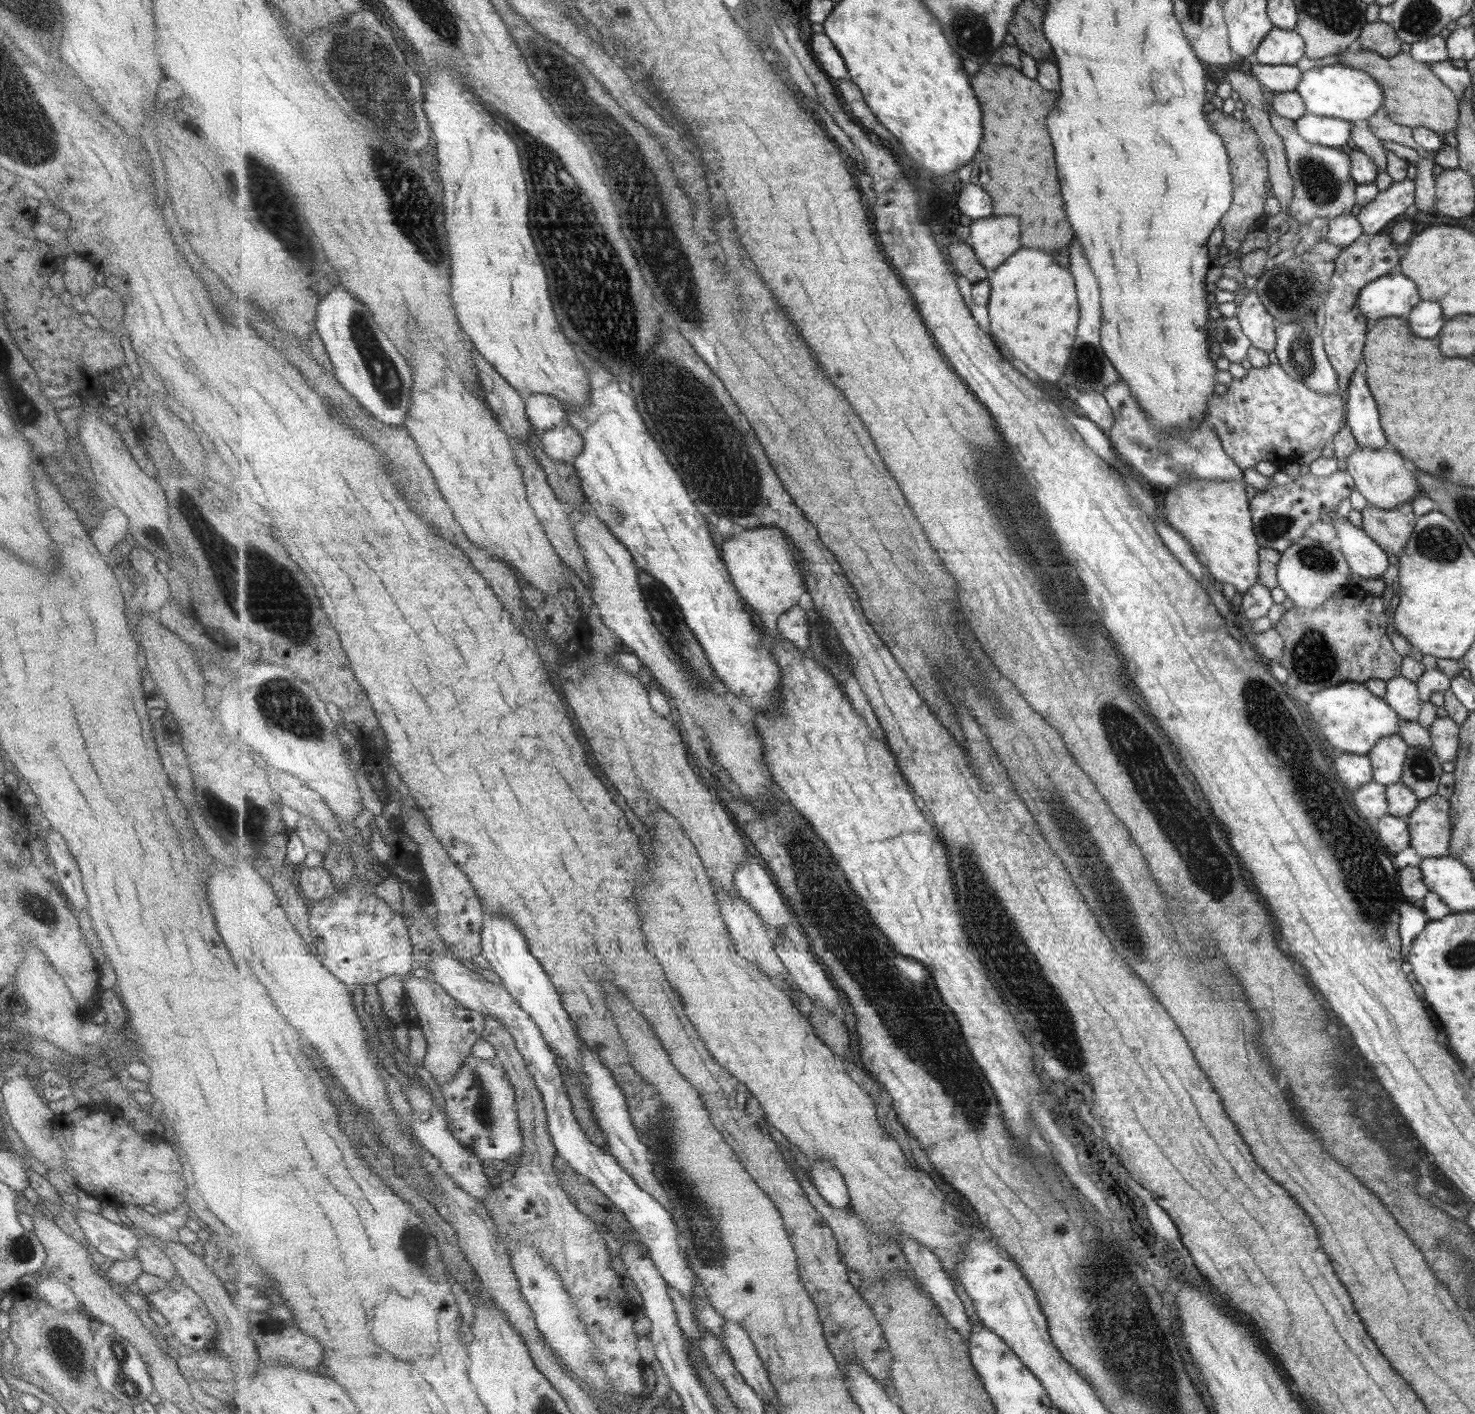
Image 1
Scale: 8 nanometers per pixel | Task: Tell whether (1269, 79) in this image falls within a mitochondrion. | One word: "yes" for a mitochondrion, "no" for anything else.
no

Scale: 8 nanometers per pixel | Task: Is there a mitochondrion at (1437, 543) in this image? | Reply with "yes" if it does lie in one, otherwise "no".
yes

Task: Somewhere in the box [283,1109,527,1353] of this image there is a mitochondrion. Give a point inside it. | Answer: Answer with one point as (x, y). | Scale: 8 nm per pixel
(411, 1246)

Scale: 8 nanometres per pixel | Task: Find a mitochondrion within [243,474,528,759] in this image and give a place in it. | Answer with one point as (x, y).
(284, 705)

